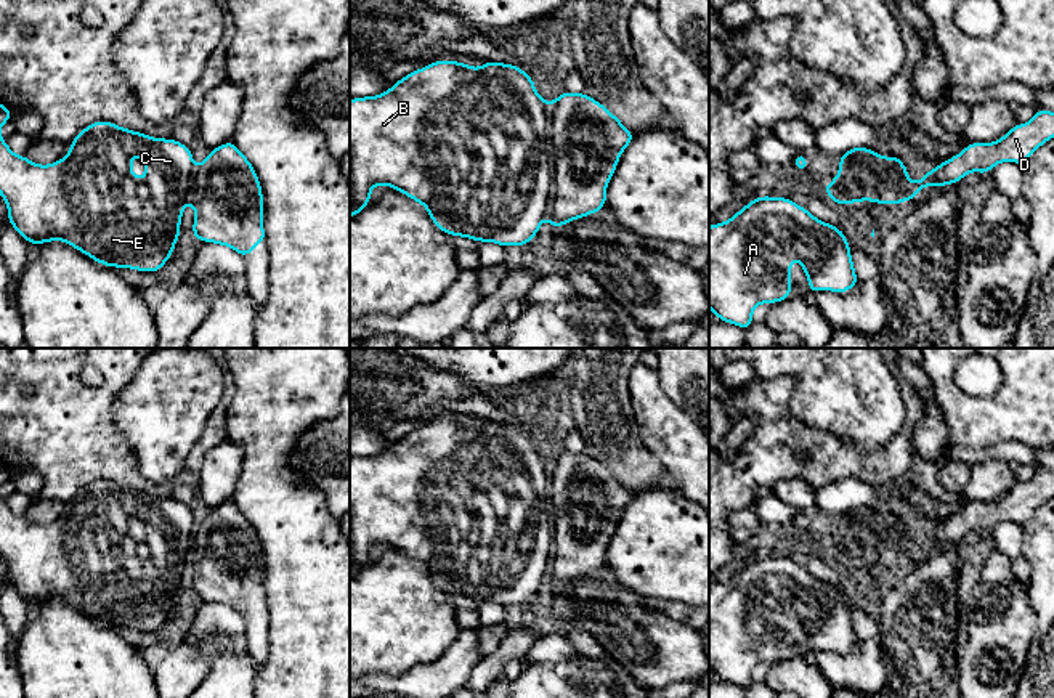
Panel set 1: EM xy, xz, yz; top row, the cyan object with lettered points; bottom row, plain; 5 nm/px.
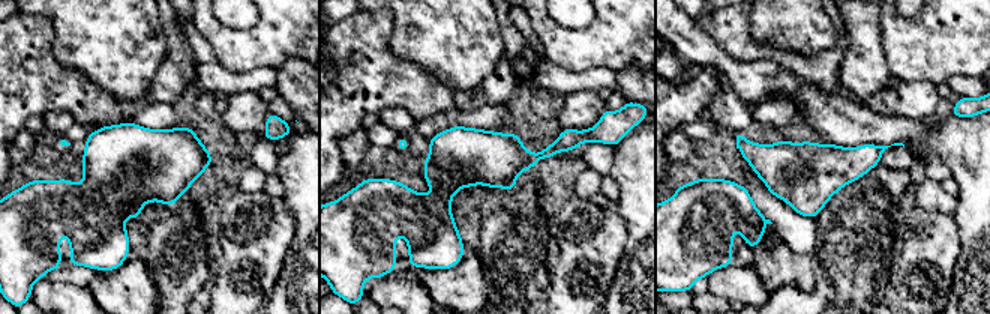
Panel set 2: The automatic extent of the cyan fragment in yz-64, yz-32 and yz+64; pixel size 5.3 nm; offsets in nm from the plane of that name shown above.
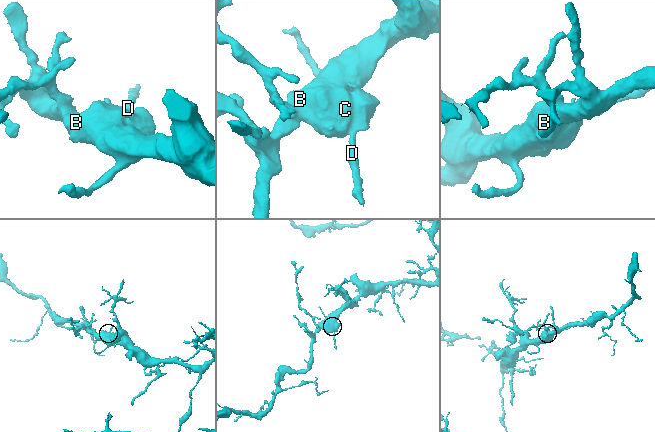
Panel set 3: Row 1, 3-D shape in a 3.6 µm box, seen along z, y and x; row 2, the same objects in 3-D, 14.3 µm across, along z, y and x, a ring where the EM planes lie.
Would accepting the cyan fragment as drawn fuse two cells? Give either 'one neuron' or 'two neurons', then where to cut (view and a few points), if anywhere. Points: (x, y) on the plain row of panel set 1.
two neurons | xz (549, 466), (551, 560)

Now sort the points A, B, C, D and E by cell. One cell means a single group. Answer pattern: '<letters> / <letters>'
A B C E / D

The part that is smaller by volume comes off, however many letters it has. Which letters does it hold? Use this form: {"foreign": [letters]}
{"foreign": ["D"]}

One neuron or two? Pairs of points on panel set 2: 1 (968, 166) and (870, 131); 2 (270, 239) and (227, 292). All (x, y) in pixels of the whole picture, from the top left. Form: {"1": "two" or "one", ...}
{"1": "one", "2": "one"}

